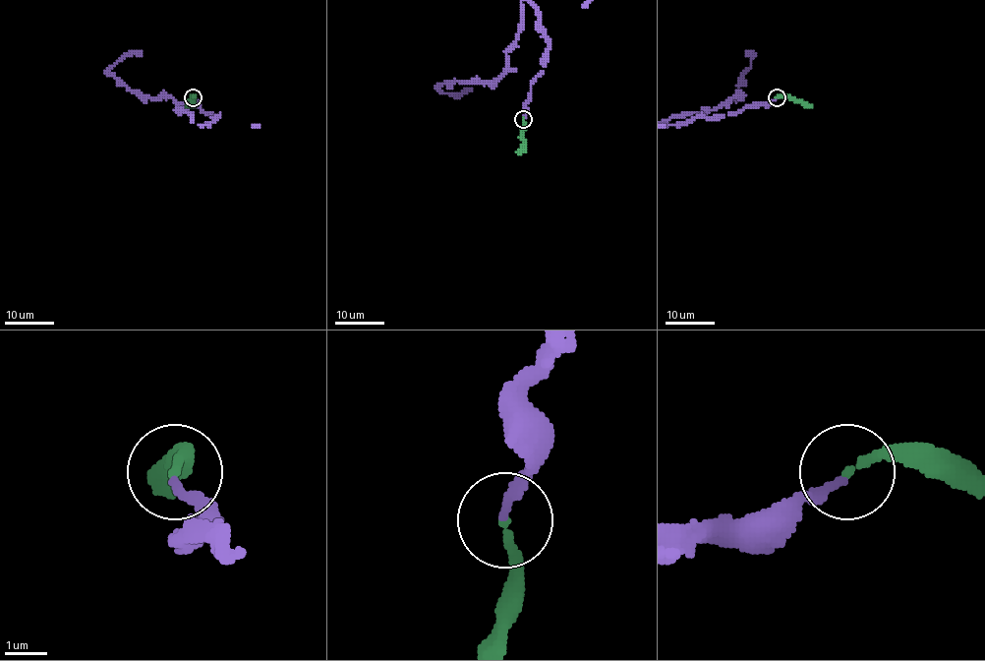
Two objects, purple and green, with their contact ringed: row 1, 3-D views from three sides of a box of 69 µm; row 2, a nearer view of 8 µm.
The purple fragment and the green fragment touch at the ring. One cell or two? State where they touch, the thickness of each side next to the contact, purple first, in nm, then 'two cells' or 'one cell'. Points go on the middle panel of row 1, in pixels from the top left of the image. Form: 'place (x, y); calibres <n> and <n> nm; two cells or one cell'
place (523, 119); calibres 190 and 200 nm; one cell

